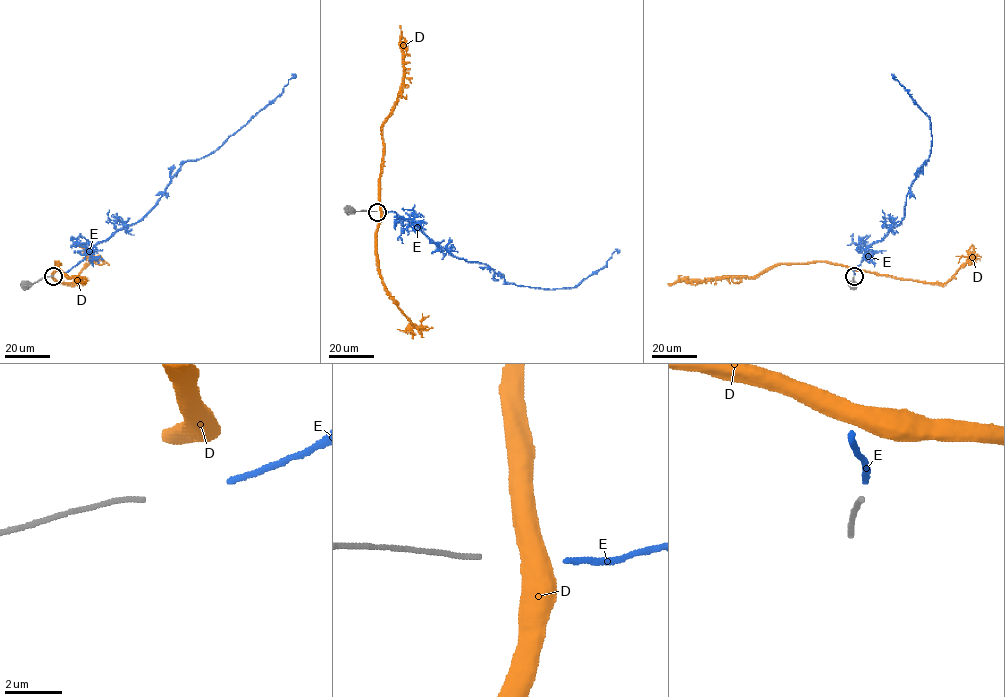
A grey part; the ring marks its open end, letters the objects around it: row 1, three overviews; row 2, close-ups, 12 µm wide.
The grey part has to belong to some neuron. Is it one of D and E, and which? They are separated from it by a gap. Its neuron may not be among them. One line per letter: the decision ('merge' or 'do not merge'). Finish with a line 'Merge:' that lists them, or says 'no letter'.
D: do not merge
E: merge
Merge: E

